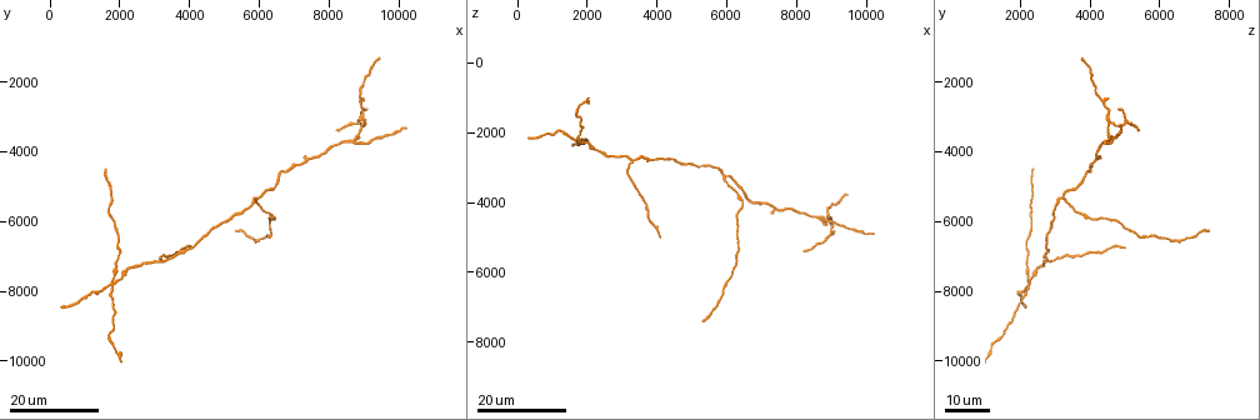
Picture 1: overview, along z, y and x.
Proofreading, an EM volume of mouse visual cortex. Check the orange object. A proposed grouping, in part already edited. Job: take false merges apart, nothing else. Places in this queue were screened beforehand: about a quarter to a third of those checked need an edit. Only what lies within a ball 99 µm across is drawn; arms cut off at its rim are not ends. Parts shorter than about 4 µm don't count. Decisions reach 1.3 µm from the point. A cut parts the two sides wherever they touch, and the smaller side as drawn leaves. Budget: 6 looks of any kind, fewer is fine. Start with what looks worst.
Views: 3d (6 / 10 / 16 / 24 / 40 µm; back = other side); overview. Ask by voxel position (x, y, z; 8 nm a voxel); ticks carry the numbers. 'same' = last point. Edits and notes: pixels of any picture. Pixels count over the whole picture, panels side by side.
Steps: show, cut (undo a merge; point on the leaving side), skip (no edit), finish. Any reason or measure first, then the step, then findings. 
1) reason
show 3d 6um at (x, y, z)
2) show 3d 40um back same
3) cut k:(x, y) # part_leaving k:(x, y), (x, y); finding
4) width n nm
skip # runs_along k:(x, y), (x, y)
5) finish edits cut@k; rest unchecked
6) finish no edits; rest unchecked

three-way junction
show 3d 24um at (8900, 3100, 4600)

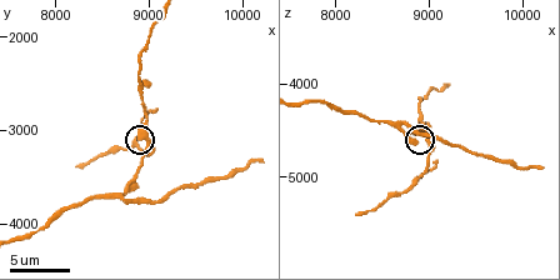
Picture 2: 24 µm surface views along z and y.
show 3d 6um at (9000, 3150, 4650)

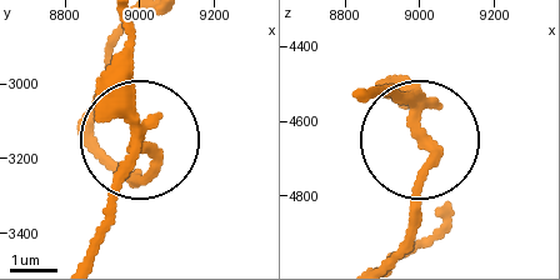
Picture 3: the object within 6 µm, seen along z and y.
side_arm 11 um
cut 3:(144, 180) # part_leaving 3:(421, 106), (421, 210), (385, 258); a second cell is stuck on

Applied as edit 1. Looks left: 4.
show overview

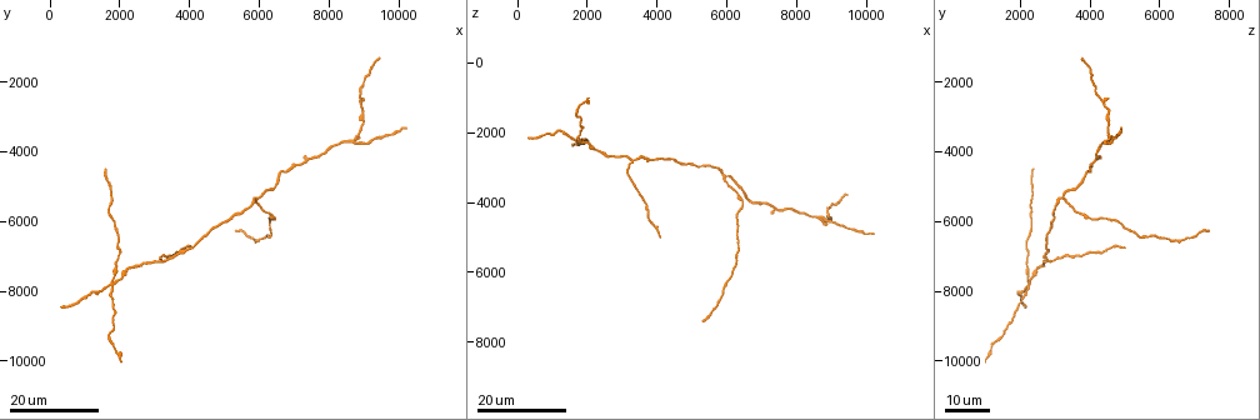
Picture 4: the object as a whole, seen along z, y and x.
three-way junction
show 3d 24um at (8700, 3600, 4500)

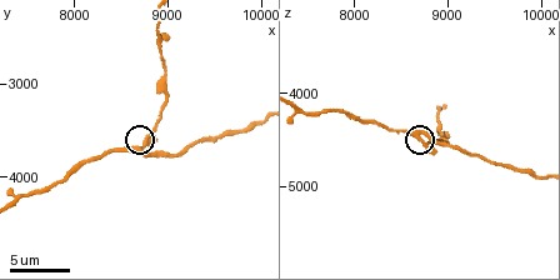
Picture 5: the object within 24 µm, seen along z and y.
zoom in
show 3d 10um at (8650, 3650, 4450)

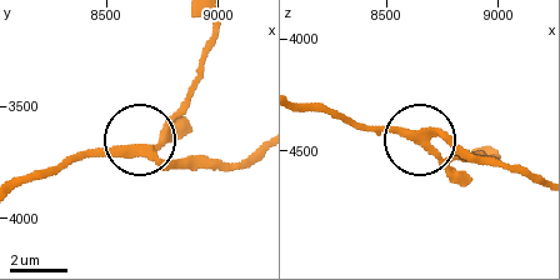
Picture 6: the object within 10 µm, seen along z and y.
arms 3
skip # runs_along 6:(305, 105), (363, 126), (441, 134), (496, 160); all the same cell

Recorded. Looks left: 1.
finish edits cut@3; rest unchecked

